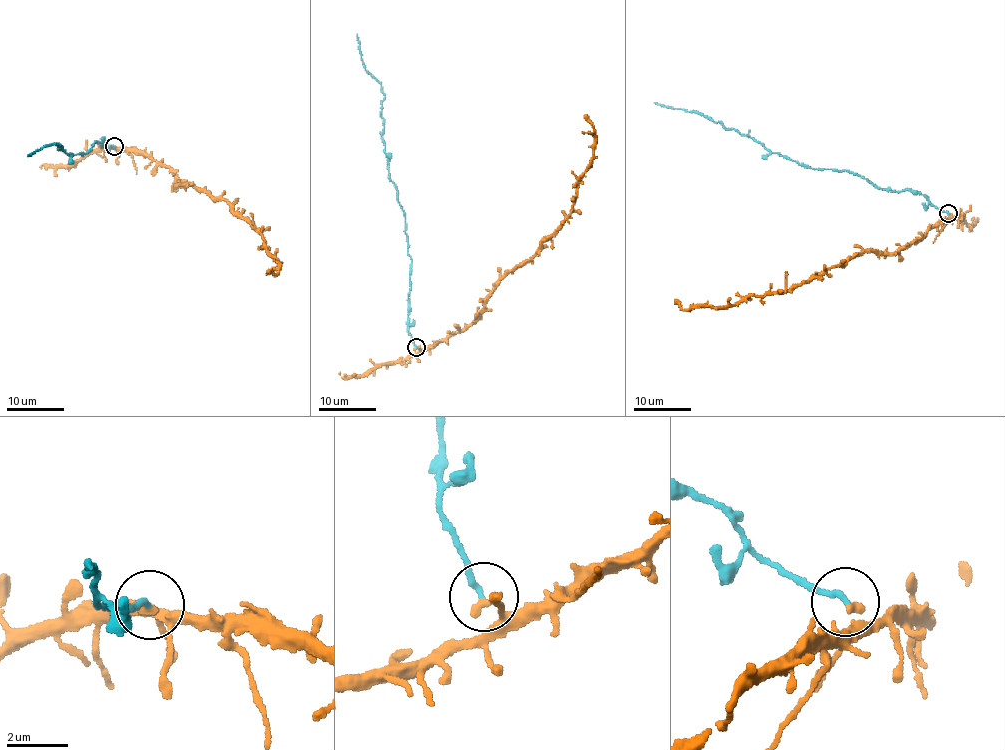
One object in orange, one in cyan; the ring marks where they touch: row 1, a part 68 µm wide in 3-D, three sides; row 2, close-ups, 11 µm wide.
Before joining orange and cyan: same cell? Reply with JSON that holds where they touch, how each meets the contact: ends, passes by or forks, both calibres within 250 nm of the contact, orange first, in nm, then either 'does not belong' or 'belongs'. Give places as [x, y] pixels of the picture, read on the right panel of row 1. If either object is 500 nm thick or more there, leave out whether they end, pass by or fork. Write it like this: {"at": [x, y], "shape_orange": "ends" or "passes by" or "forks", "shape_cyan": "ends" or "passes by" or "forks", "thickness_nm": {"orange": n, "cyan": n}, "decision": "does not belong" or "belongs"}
{"at": [948, 213], "shape_orange": "passes by", "shape_cyan": "ends", "thickness_nm": {"orange": 180, "cyan": 200}, "decision": "does not belong"}

